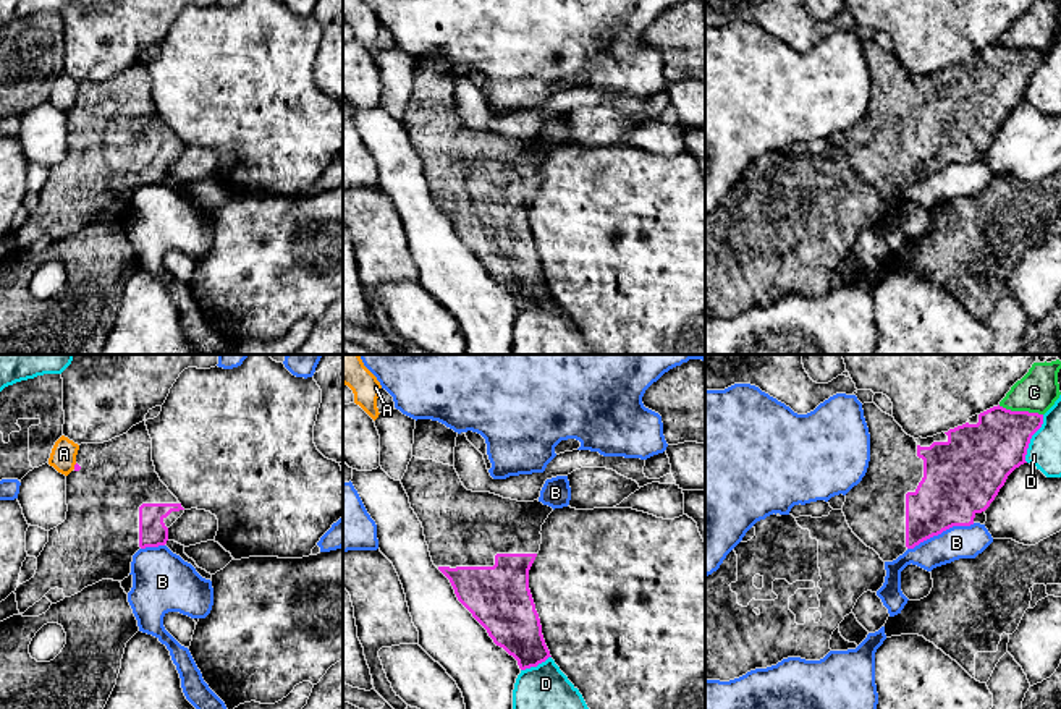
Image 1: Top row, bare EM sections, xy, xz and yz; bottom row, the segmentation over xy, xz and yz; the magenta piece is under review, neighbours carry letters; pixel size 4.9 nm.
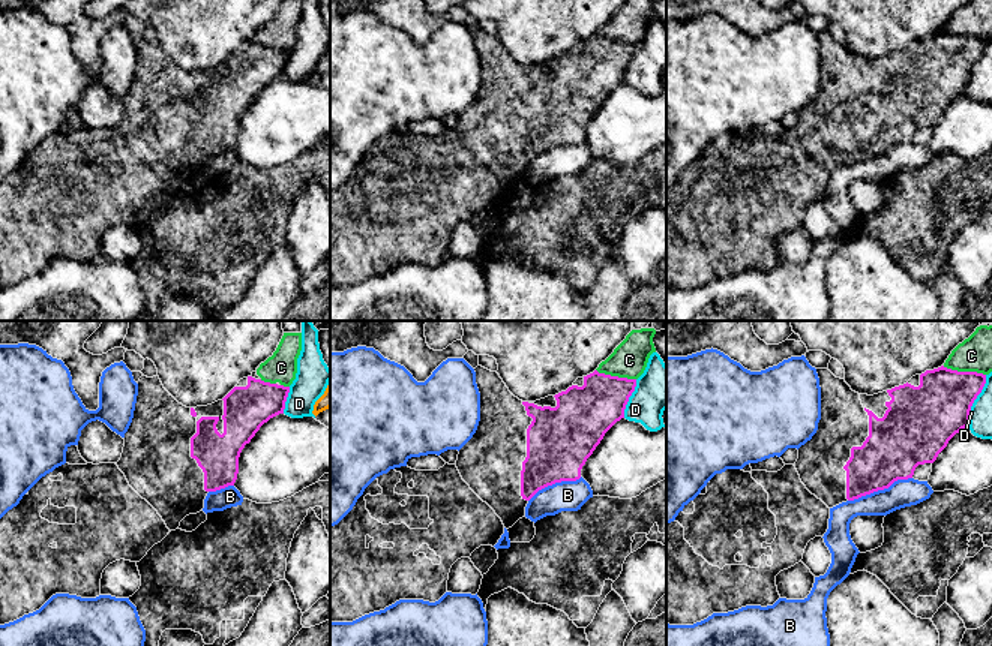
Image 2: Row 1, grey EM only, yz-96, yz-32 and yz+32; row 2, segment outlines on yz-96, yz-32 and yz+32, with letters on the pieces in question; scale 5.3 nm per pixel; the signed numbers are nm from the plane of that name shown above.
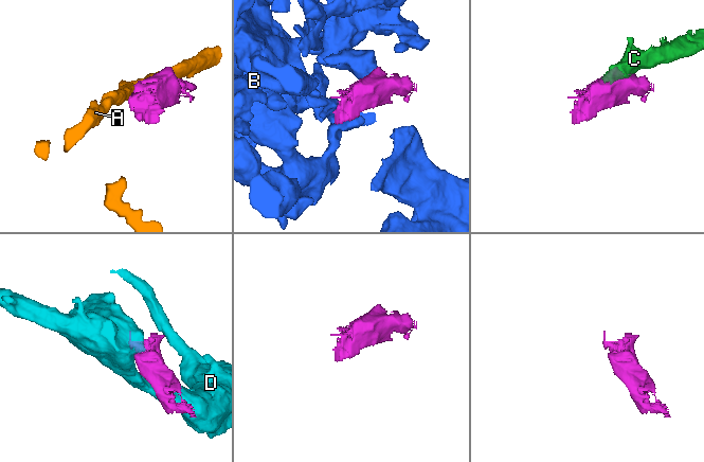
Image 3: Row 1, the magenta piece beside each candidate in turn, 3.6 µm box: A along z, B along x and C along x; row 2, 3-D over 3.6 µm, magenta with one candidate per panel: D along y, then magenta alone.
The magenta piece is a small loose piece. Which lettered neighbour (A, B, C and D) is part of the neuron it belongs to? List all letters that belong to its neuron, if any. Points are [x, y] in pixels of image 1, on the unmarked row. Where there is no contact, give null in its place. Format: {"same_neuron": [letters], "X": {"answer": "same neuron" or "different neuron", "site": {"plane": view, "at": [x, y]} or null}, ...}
{"same_neuron": [], "A": {"answer": "different neuron", "site": {"plane": "xy", "at": [75, 104]}}, "B": {"answer": "different neuron", "site": {"plane": "yz", "at": [940, 170]}}, "C": {"answer": "different neuron", "site": {"plane": "yz", "at": [1021, 49]}}, "D": {"answer": "different neuron", "site": {"plane": "yz", "at": [1031, 75]}}}

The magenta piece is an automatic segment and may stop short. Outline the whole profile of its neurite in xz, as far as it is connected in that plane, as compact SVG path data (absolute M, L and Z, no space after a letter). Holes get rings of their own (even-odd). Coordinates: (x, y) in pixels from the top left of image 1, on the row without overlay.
M417 57L412 96L401 121L409 134L411 146L422 160L432 199L450 217L458 238L487 267L493 280L518 298L521 308L537 304L552 293L529 227L529 207L540 188L542 162L553 146L539 138L518 139L490 129L467 128L454 107L456 74L458 70L438 58Z

